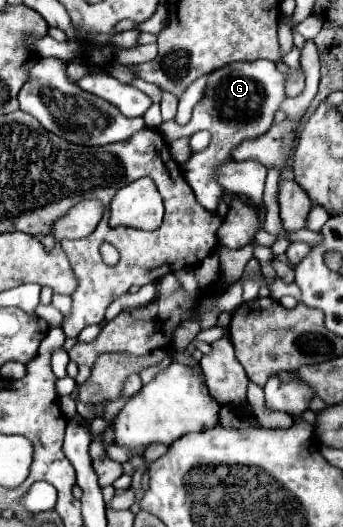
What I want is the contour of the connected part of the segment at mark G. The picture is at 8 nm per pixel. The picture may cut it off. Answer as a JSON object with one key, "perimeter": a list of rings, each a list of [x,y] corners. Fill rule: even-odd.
{"perimeter":[[[238,61],[230,63],[208,75],[206,95],[194,107],[192,119],[188,125],[178,129],[176,137],[190,137],[198,129],[206,129],[212,135],[210,145],[204,150],[193,153],[182,165],[182,175],[186,183],[192,187],[196,199],[208,209],[216,211],[216,205],[222,197],[220,185],[214,181],[214,169],[230,159],[230,151],[244,139],[254,139],[264,135],[278,111],[280,103],[286,99],[284,95],[284,75],[276,69],[272,61]]]}

